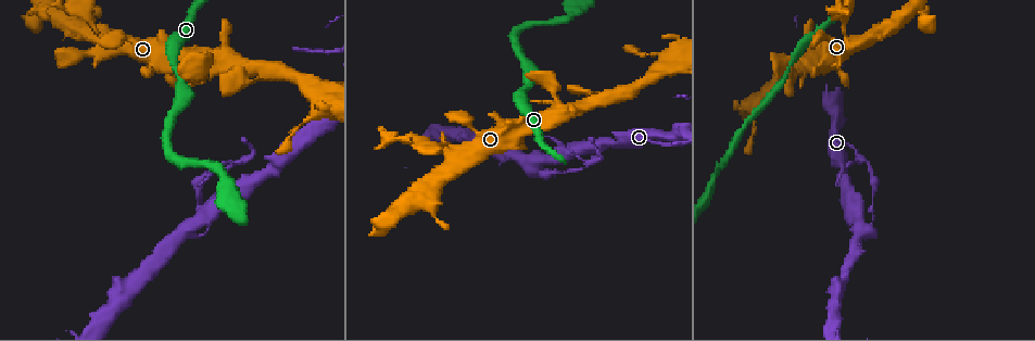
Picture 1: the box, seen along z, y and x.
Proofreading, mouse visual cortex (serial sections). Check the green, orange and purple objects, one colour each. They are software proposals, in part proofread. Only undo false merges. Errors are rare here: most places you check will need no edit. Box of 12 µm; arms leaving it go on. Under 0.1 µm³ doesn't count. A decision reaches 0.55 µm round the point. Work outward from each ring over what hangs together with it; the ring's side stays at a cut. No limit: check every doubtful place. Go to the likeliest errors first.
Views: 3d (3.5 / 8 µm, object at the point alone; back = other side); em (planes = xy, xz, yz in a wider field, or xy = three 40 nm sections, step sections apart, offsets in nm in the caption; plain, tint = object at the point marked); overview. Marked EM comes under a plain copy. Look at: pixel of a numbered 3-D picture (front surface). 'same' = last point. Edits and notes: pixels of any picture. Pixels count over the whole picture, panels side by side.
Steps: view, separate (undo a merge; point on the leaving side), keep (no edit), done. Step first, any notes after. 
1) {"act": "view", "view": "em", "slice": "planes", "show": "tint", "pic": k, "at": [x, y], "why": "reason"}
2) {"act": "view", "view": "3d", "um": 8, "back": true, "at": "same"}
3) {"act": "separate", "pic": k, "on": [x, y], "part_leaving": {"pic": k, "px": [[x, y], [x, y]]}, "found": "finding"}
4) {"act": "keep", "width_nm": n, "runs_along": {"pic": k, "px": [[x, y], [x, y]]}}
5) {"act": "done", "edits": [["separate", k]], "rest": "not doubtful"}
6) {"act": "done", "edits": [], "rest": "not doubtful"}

{"act": "view", "view": "3d", "um": 8, "pic": 1, "at": [431, 149], "why": "abrupt turn"}

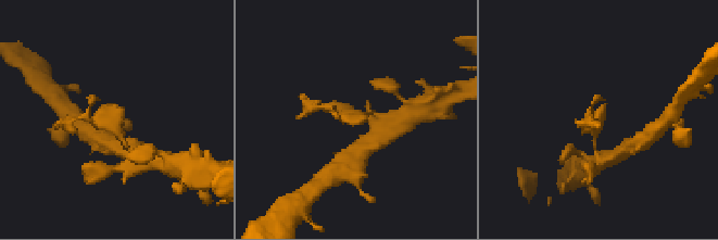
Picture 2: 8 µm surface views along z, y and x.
{"act": "view", "view": "3d", "um": 3.5, "pic": 2, "at": [600, 129], "why": "zoom in"}

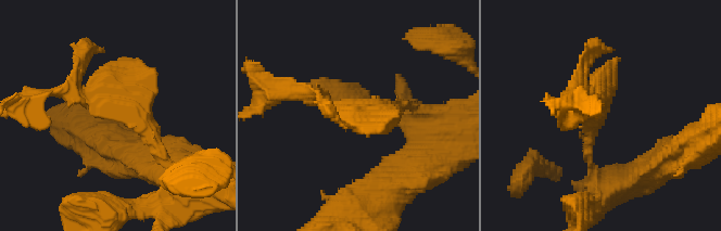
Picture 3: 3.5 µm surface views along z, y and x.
{"act": "view", "view": "em", "slice": "xy", "step": 3, "show": "tint", "pic": 3, "at": [132, 109], "why": "now the EM"}

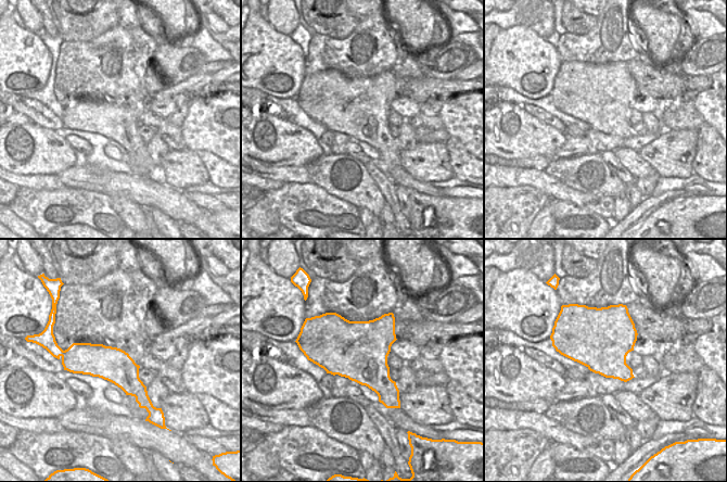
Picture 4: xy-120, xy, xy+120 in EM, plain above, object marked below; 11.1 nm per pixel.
{"act": "keep", "found": "all the same cell"}

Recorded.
{"act": "view", "view": "3d", "um": 3.5, "back": true, "pic": 1, "at": [185, 229], "why": "small branch off a trunk"}

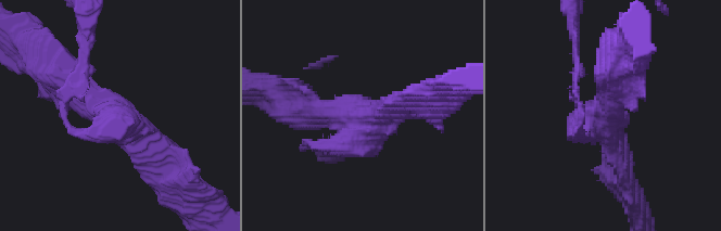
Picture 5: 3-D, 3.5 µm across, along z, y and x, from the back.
{"act": "view", "view": "em", "slice": "xy", "step": 5, "show": "tint", "pic": 5, "at": [356, 123], "arms": 3, "arm_widths_nm": [150, 350, 500], "why": "now the EM"}

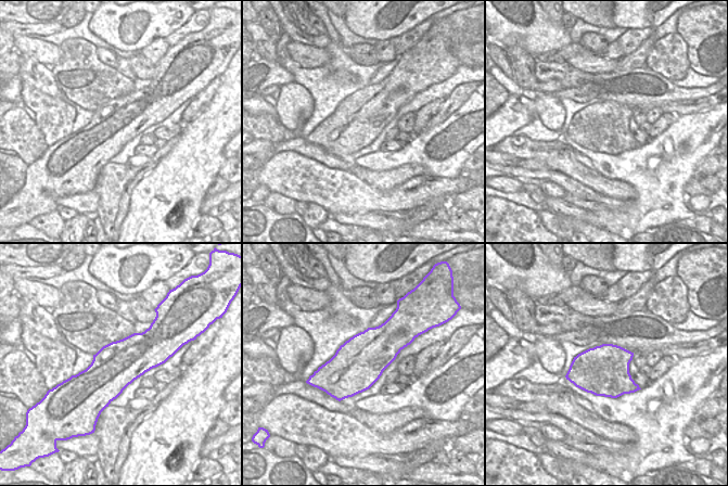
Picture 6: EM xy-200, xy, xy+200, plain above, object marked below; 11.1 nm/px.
{"act": "keep", "runs_along": {"pic": 5, "px": [[57, 69], [166, 163]]}, "found": "one cell here"}

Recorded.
{"act": "view", "view": "3d", "um": 3.5, "pic": 1, "at": [872, 223], "why": "sharp bend"}

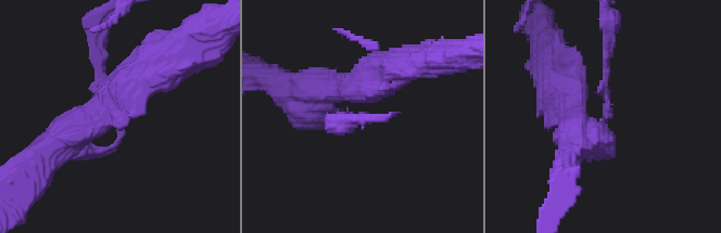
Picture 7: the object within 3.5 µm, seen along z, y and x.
{"act": "view", "view": "em", "slice": "xy", "step": 3, "show": "tint", "pic": 7, "at": [605, 121]}

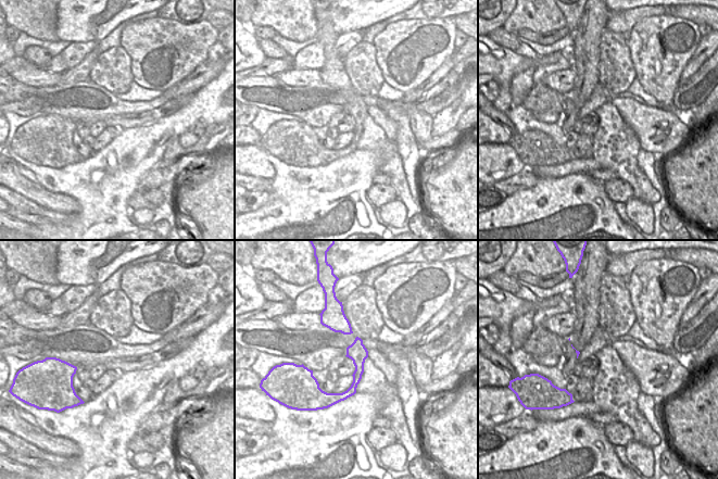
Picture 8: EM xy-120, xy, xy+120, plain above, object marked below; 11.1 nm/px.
{"act": "keep", "arm_widths_nm": [150, 300], "runs_along": {"pic": 7, "px": [[74, 144], [108, 151], [121, 134], [97, 57]]}, "found": "continuous, no second cell"}

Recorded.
{"act": "done", "edits": [], "rest": "not doubtful"}

